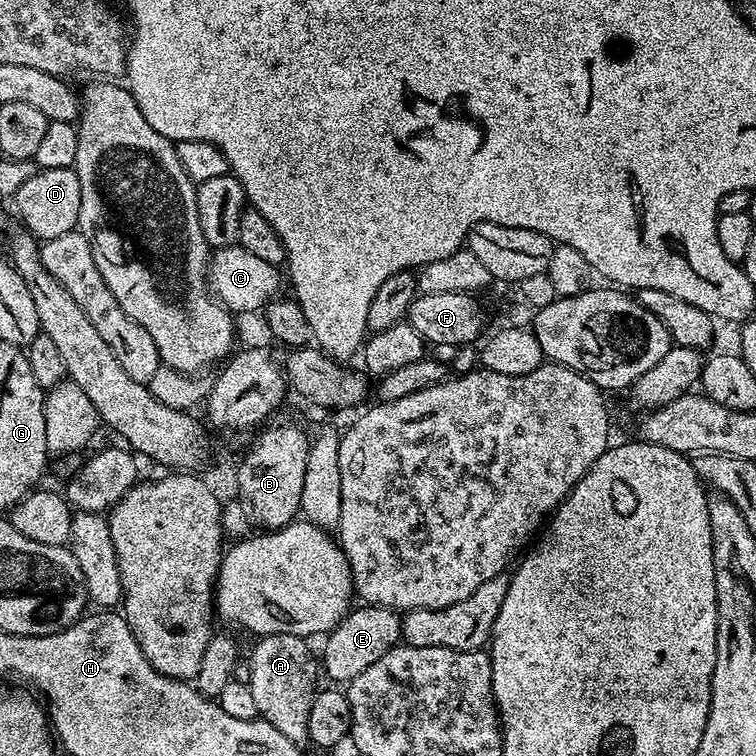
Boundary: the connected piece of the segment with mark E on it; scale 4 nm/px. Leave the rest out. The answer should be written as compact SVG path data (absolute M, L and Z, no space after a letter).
M373 604L356 606L349 611L348 615L327 633L324 644L324 660L322 656L322 672L329 676L329 681L347 682L353 680L370 662L378 662L382 654L397 647L401 643L400 623L402 616L399 611Z

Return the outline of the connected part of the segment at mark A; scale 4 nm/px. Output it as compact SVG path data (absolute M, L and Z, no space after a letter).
M270 634L259 637L255 643L252 655L247 657L250 664L248 685L260 711L259 719L270 722L270 726L275 726L277 730L282 730L282 734L286 734L290 742L307 745L310 706L318 691L318 660L317 657L316 660L312 657L312 652L308 649L309 641L294 634Z

